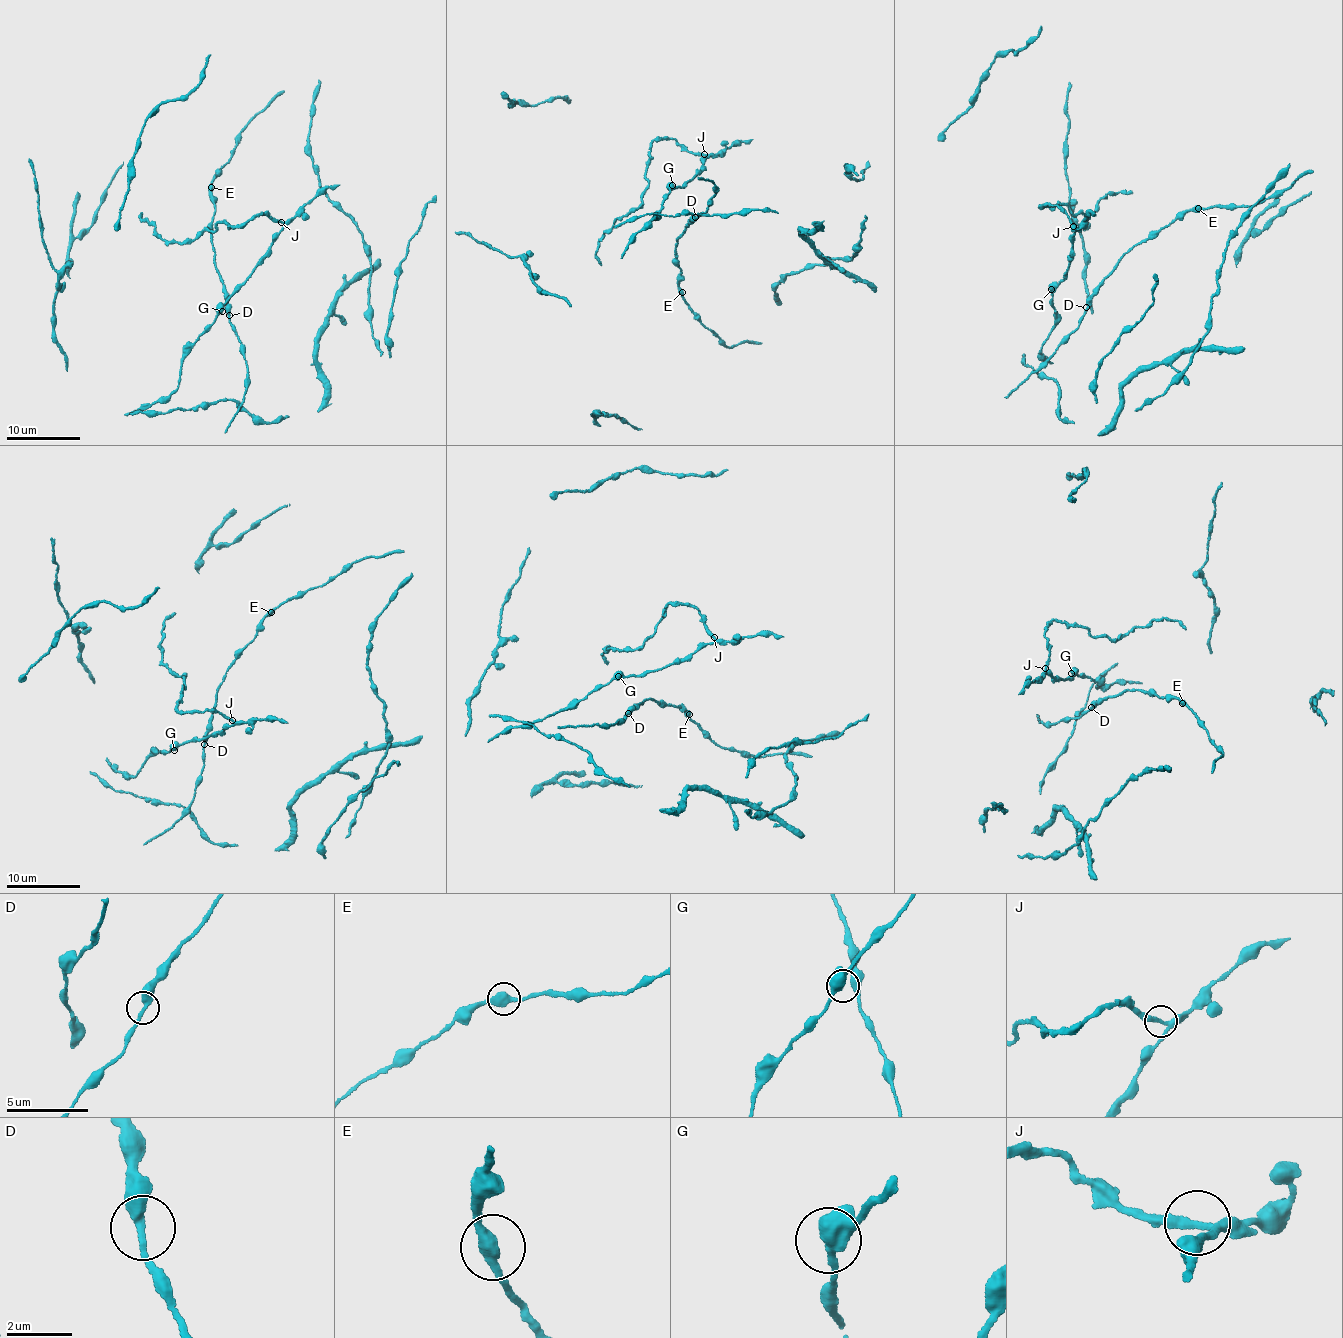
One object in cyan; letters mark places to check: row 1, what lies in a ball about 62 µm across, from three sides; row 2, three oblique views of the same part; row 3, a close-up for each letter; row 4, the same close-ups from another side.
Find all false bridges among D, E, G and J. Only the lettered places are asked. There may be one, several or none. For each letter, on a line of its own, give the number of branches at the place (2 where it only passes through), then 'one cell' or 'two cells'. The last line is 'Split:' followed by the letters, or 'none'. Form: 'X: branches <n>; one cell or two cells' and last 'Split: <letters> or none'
D: branches 2; one cell
E: branches 2; one cell
G: branches 4; one cell
J: branches 3; two cells
Split: J

